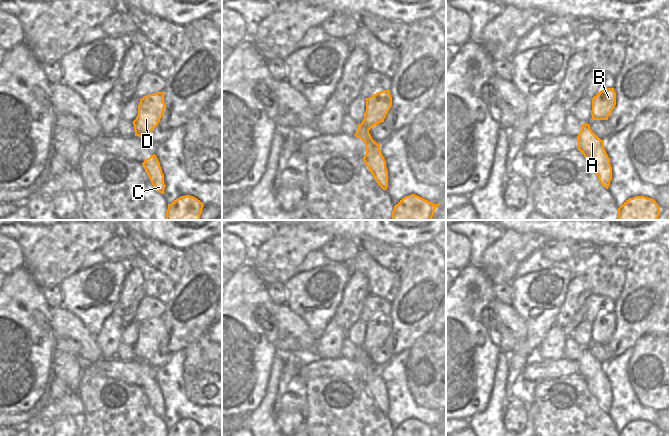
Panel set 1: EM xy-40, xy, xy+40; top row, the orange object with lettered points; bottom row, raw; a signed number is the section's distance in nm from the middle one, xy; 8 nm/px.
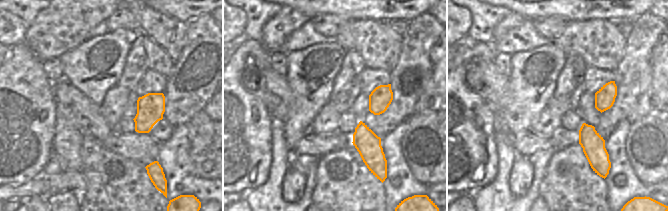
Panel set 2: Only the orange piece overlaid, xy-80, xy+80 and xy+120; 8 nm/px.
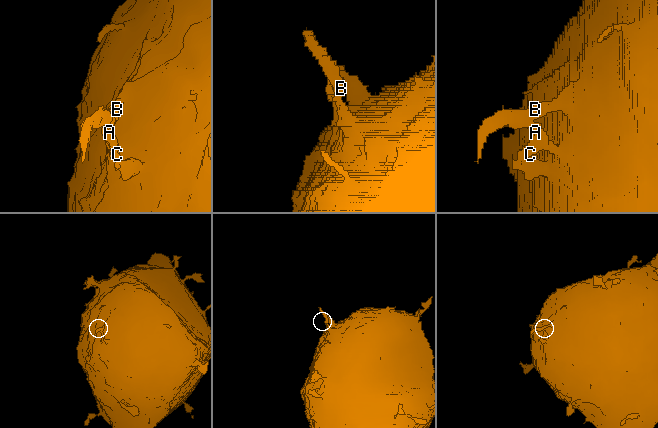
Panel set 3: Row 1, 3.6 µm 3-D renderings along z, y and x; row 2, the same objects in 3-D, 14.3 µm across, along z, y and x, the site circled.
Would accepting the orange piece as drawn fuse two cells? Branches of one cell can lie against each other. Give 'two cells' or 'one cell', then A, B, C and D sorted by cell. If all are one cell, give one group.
one cell; A B C D

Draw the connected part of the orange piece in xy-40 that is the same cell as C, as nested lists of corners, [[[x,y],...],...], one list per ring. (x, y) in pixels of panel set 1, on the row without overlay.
[[[155,378],[144,384],[142,387],[154,413],[164,418],[164,413],[166,411],[164,407],[164,399],[160,391],[160,387]]]

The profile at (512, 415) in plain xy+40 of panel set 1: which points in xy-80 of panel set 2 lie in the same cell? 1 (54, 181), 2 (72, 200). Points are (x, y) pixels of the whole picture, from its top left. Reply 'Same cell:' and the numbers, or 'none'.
Same cell: 2

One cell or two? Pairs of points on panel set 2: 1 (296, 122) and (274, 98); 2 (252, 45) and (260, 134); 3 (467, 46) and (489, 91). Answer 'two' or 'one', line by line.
1: two
2: one
3: two

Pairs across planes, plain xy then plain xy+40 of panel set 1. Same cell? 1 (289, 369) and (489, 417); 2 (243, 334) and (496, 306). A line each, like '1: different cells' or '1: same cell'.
1: different cells
2: different cells

